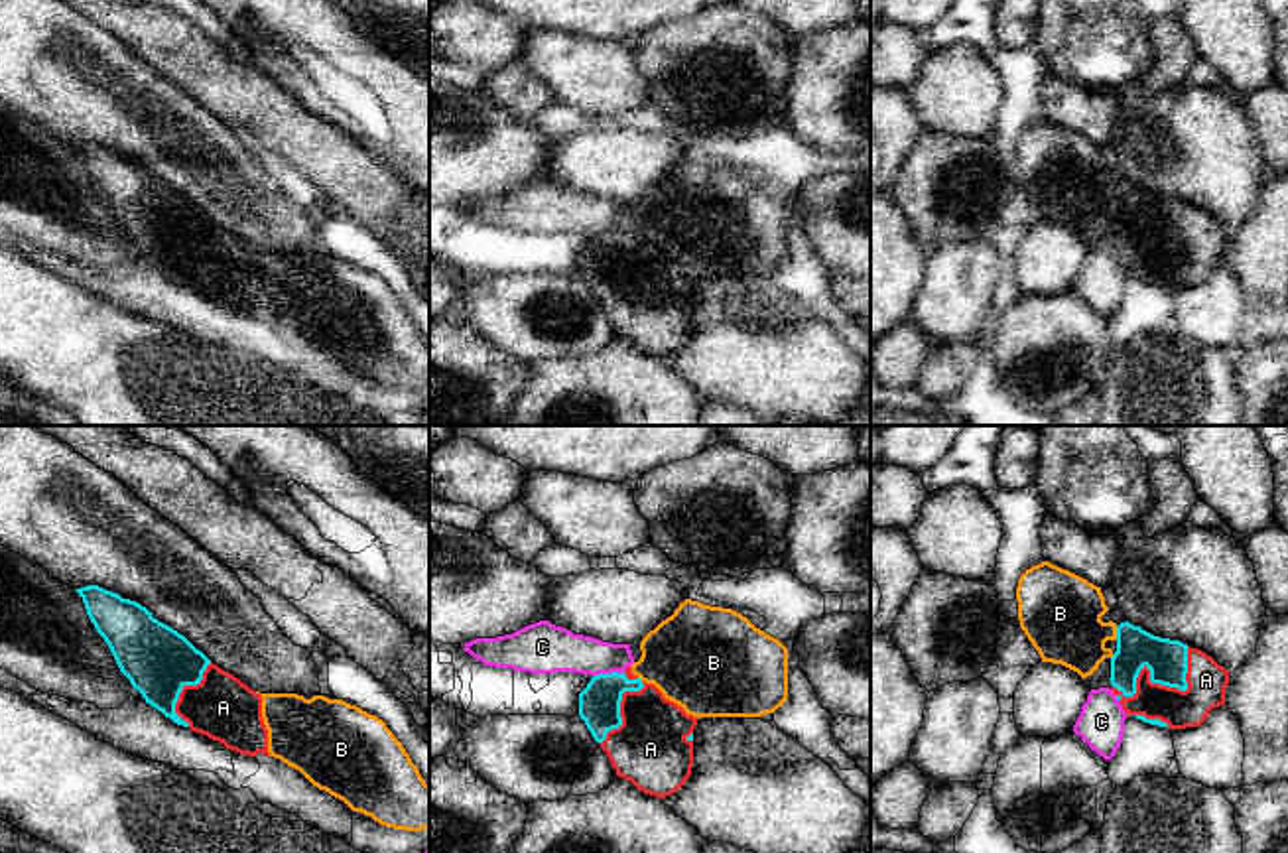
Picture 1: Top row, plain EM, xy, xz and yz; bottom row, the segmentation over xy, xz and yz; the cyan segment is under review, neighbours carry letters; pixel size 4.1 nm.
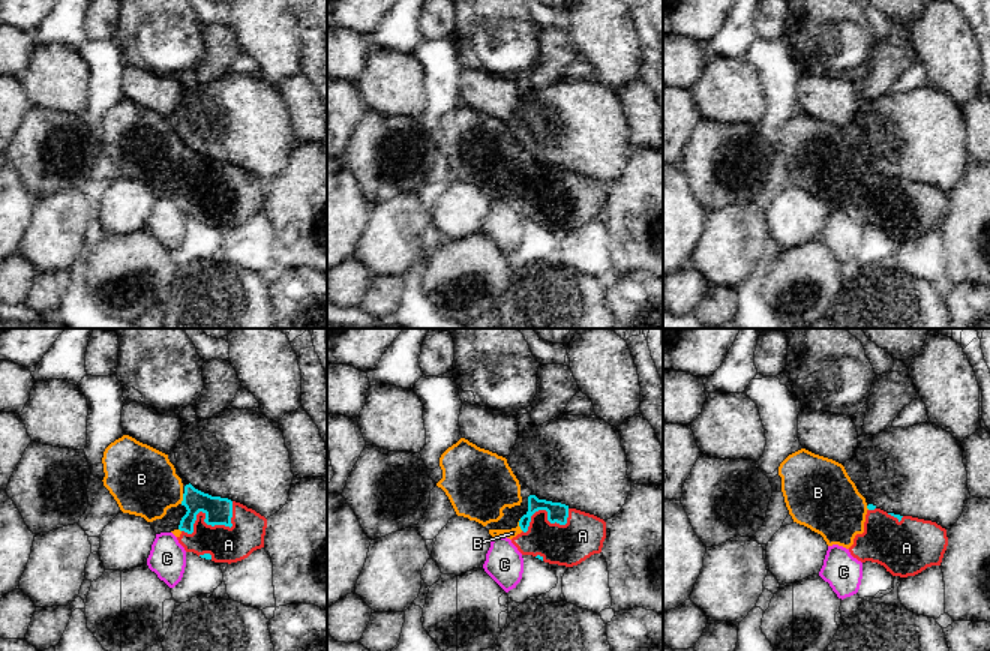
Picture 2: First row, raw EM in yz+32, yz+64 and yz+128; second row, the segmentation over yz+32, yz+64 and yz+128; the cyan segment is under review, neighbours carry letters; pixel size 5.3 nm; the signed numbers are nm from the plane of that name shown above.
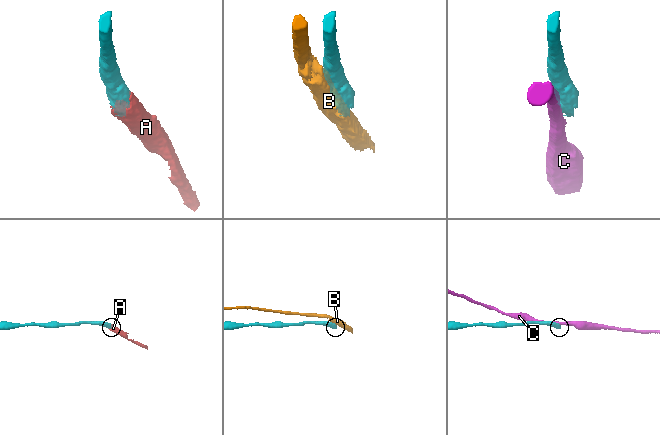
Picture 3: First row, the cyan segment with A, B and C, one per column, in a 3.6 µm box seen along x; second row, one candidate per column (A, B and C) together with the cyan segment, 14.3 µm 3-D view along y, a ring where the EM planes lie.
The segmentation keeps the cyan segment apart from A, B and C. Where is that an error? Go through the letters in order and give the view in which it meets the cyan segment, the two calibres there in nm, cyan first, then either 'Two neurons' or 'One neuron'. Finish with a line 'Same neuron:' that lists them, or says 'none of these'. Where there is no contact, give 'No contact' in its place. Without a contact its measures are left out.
A: Touches cyan in yz. Thickness 160 nm (cyan) against 160 nm. One neuron
B: Touches cyan in yz. Thickness 160 nm (cyan) against 340 nm. Two neurons
C: Touches cyan in xz. Thickness 180 nm (cyan) against 190 nm. Two neurons
Same neuron: A

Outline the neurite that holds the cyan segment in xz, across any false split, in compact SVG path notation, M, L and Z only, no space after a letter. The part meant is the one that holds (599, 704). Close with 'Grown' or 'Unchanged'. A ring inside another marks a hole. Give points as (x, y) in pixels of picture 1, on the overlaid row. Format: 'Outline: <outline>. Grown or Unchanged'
Outline: M630 666L622 674L593 676L579 693L579 717L616 776L644 794L662 800L691 776L697 717L634 676Z. Grown

